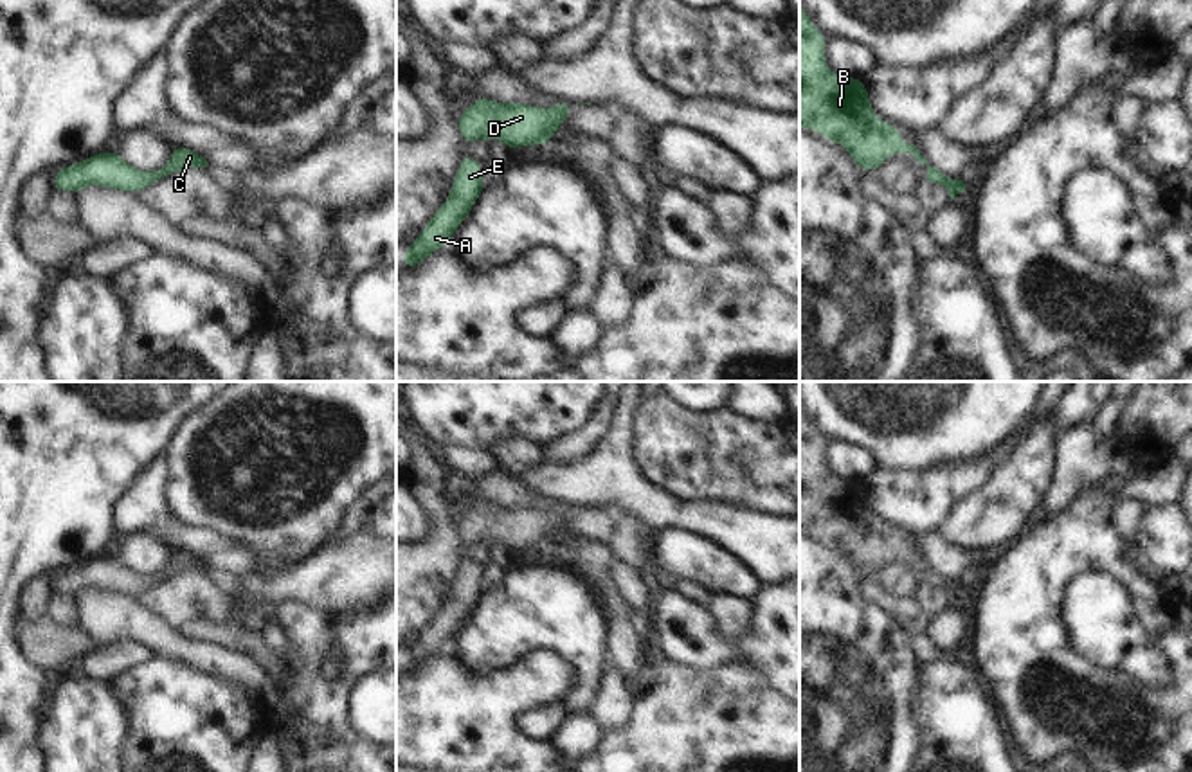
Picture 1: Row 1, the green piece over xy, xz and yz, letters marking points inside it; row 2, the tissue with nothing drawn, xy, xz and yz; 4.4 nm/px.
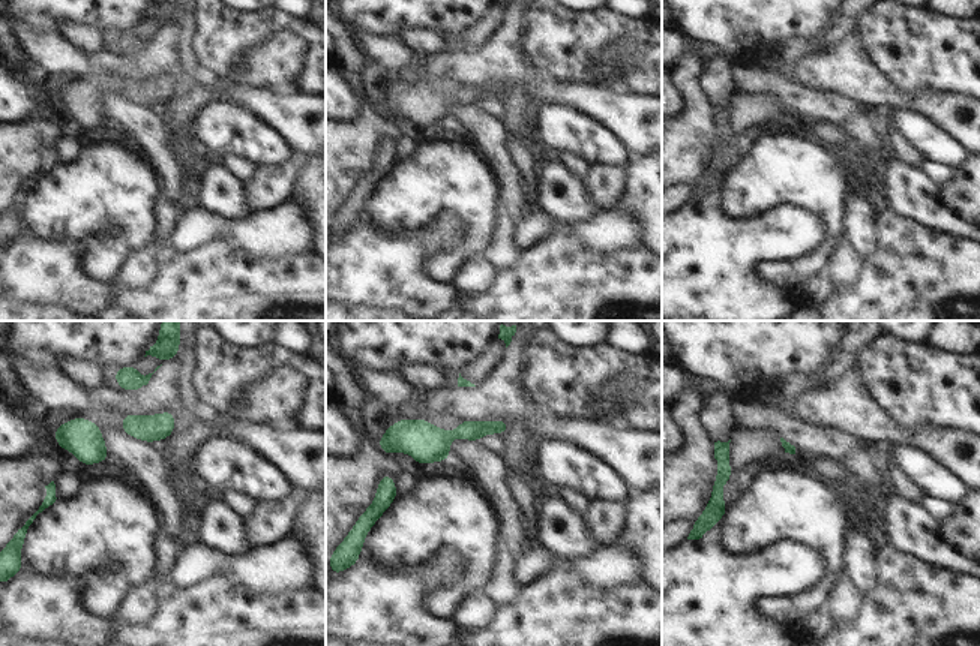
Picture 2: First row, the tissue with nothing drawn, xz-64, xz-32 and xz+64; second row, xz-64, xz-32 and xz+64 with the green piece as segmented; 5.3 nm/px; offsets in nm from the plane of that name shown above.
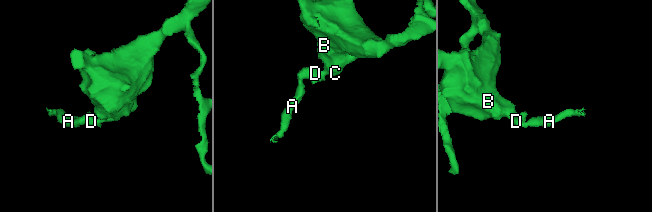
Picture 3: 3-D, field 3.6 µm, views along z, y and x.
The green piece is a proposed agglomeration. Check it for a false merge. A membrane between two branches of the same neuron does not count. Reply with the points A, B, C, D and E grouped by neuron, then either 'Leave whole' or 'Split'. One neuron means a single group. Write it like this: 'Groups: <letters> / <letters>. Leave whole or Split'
Groups: A B C D E. Leave whole

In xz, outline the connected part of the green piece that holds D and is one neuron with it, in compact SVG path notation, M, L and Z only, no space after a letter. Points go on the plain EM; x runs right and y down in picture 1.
M479 498L456 527L463 547L497 542L513 554L551 545L558 529L571 520L571 509L573 506L558 504L551 513L544 513L528 506L495 506Z

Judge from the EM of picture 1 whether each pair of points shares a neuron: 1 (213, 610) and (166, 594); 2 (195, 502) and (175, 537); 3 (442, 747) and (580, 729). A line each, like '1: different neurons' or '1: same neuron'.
1: same neuron
2: different neurons
3: different neurons

